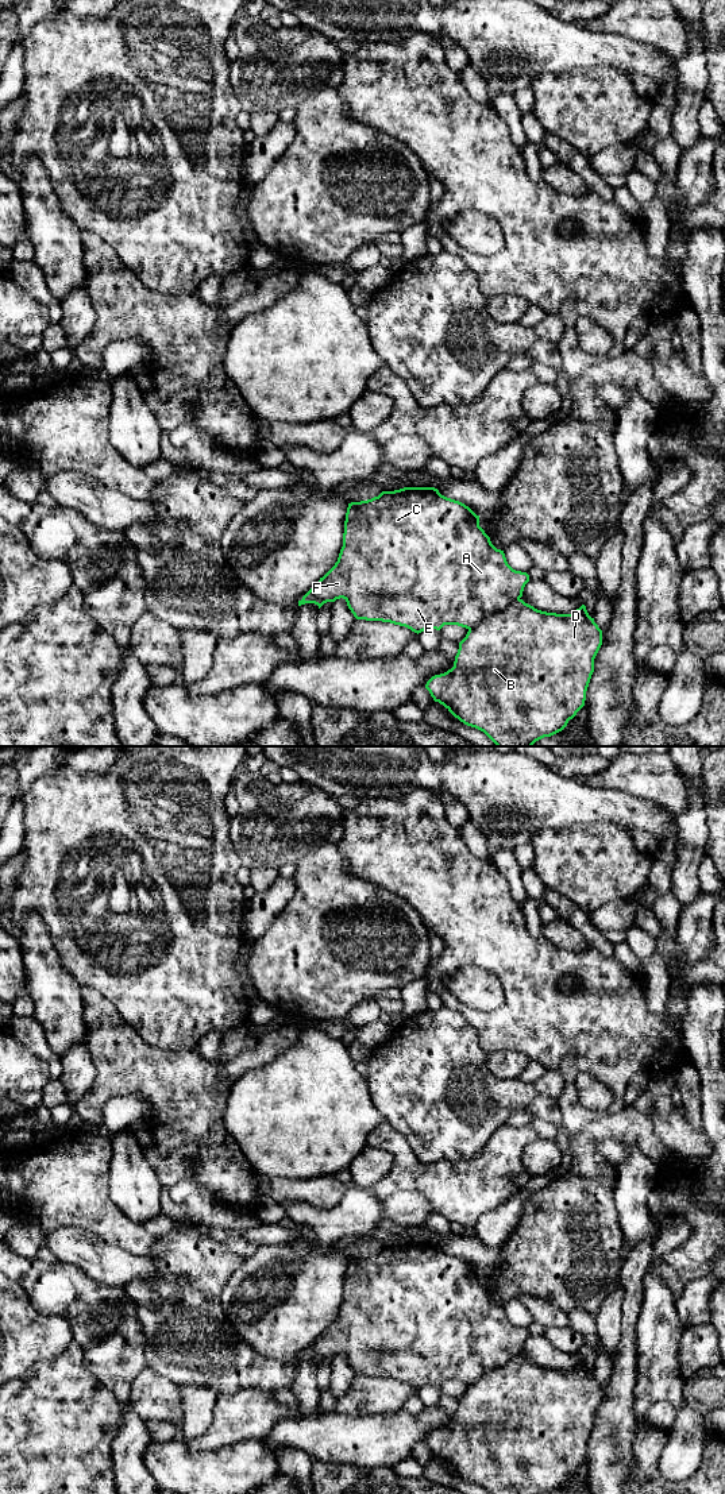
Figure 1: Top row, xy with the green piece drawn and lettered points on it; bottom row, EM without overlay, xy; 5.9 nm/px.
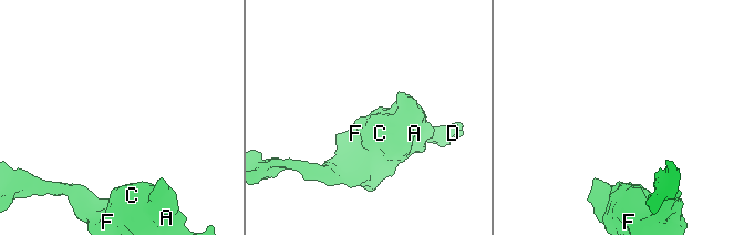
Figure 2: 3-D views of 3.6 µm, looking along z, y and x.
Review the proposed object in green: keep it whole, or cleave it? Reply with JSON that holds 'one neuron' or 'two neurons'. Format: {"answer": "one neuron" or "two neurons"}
{"answer": "one neuron"}

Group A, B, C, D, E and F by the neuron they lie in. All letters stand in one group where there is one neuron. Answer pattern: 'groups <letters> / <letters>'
groups A B C D E F

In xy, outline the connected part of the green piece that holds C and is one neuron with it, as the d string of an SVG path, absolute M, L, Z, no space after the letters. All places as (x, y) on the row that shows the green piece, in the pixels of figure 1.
M404 487L348 503L338 561L298 606L315 603L320 609L343 598L356 619L390 622L417 634L444 625L466 628L468 632L459 642L454 667L432 676L425 688L435 702L464 725L483 731L497 746L532 746L562 731L585 706L602 630L585 605L571 614L556 614L525 603L521 597L528 582L529 575L513 570L504 551L491 544L479 526L479 516L468 506L441 495L435 487Z

